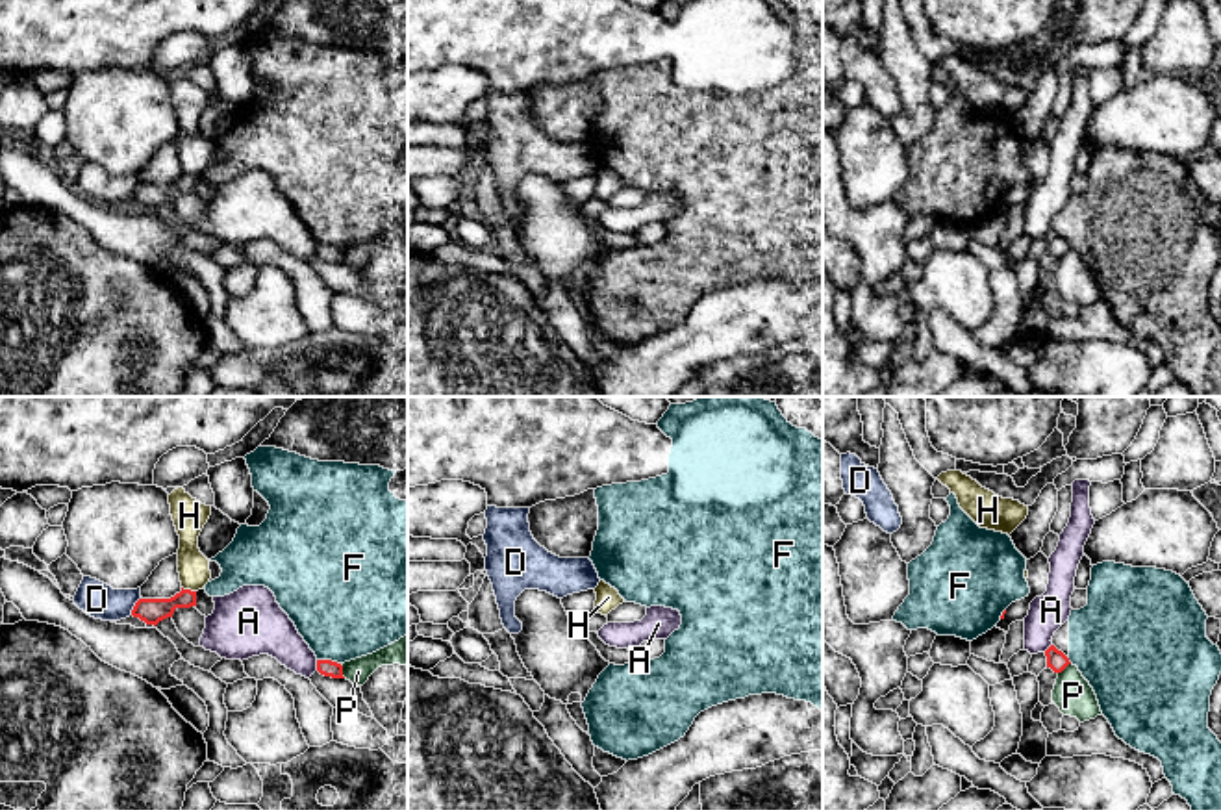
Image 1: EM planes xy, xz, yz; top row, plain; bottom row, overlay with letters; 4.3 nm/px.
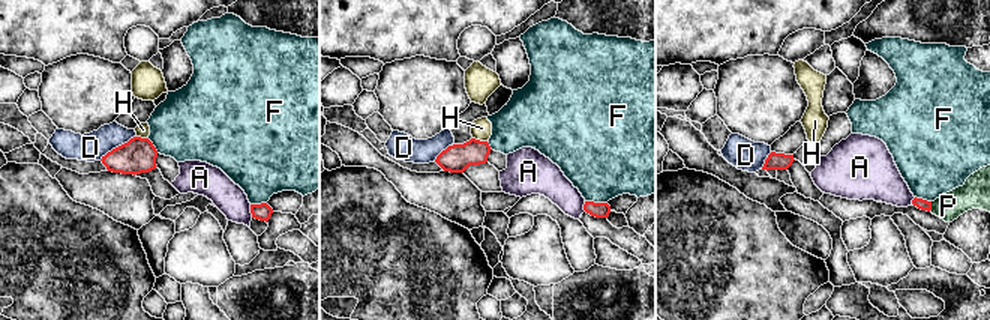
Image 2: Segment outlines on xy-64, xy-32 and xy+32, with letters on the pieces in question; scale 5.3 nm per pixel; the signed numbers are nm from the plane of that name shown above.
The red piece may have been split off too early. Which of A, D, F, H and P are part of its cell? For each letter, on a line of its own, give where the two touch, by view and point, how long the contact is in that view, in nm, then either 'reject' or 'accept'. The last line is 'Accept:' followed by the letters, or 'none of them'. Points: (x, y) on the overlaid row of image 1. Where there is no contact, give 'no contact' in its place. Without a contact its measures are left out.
A: meets red in xy at (317, 666); contact 50 nm long; reject
D: meets red in xy at (134, 607); contact 90 nm long; reject
F: meets red in xy at (328, 660); contact 110 nm long; reject
H: meets red in xy at (189, 590); contact 70 nm long; reject
P: meets red in xy at (341, 671); contact 70 nm long; reject
Accept: none of them

